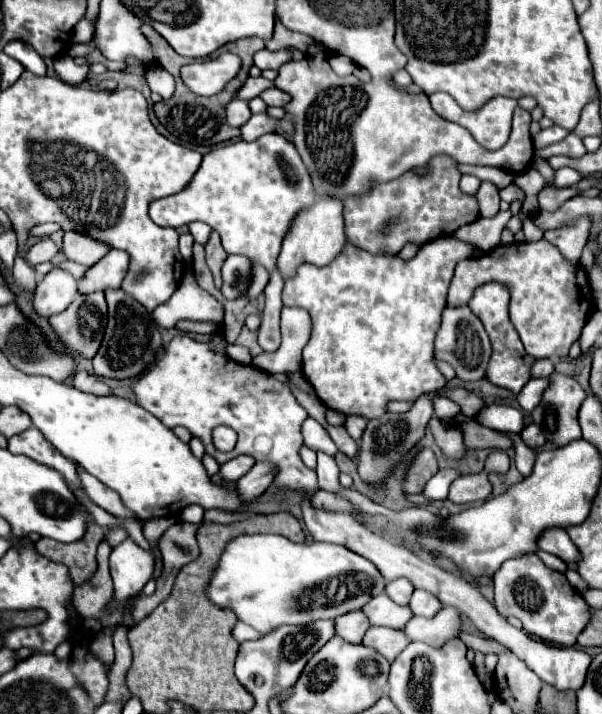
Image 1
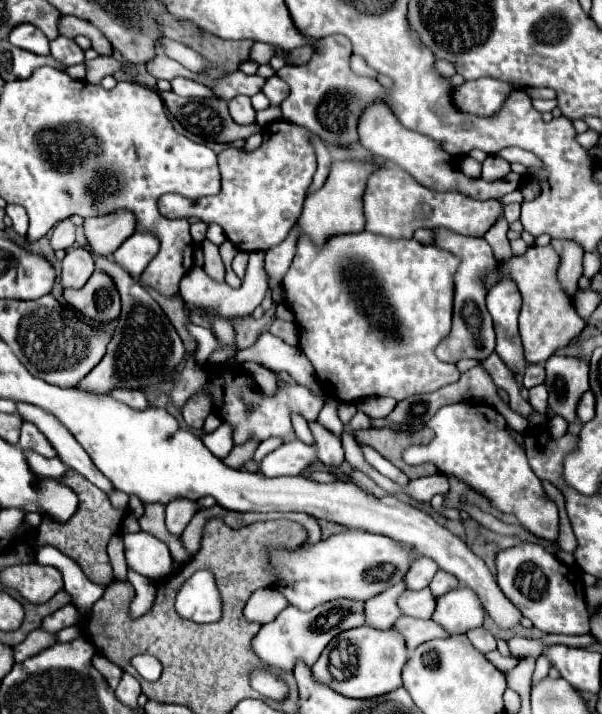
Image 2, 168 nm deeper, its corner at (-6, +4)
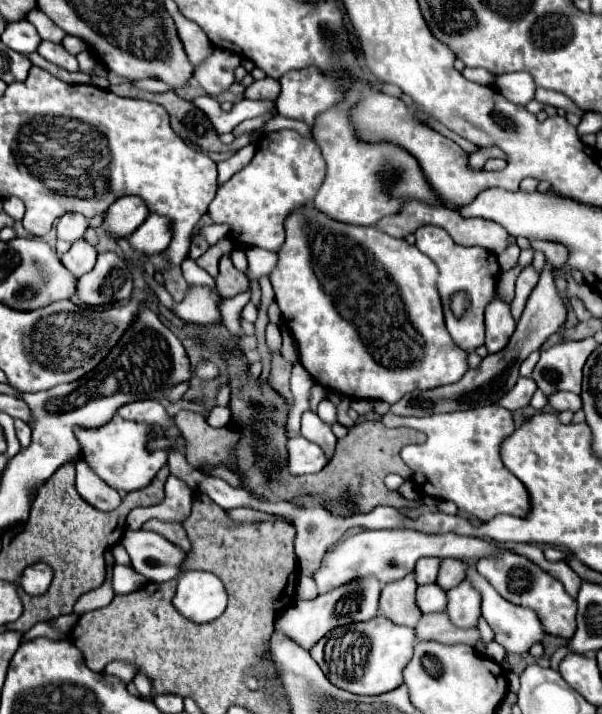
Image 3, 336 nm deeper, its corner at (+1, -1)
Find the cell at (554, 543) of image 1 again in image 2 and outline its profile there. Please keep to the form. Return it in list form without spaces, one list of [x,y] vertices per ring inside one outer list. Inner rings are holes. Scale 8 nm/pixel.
[[[459,402],[443,406],[427,426],[435,432],[435,438],[427,446],[409,446],[403,460],[411,466],[431,462],[443,474],[453,474],[467,482],[473,490],[483,494],[501,512],[515,514],[519,524],[537,538],[557,542],[559,538],[559,514],[553,500],[545,500],[545,490],[529,468],[523,448],[511,438],[505,418],[487,404]]]

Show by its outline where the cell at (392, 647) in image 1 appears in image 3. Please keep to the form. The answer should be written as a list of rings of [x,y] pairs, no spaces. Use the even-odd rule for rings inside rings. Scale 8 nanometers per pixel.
[[[428,613],[418,621],[416,633],[420,641],[434,639],[438,643],[466,643],[466,645],[476,645],[480,641],[480,631],[478,627],[470,629],[460,629],[452,625],[450,617],[442,613]]]

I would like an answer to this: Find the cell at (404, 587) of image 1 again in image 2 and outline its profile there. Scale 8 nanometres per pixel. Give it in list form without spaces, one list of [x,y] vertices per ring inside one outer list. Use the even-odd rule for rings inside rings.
[[[425,556],[417,558],[409,566],[409,570],[405,574],[405,586],[407,586],[407,590],[423,590],[423,588],[427,588],[429,580],[435,576],[437,570],[439,568],[437,568],[437,564],[433,560],[427,560]]]

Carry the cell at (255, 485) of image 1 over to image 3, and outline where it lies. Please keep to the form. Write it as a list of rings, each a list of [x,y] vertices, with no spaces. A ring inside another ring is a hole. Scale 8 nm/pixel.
[[[294,437],[288,443],[290,459],[288,459],[288,469],[294,475],[306,475],[306,473],[318,473],[326,463],[326,455],[322,447],[316,443],[304,439],[304,437]]]

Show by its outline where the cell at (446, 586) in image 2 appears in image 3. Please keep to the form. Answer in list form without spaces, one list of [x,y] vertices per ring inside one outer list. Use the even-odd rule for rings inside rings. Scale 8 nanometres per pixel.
[[[442,559],[442,567],[440,567],[436,583],[448,591],[448,589],[452,589],[464,581],[466,569],[468,569],[468,565],[460,559]]]

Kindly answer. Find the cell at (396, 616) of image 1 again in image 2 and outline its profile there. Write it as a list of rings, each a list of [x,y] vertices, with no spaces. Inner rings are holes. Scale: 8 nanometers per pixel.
[[[429,588],[421,590],[421,592],[405,590],[399,596],[397,606],[403,612],[403,616],[413,616],[413,618],[429,620],[431,614],[433,614],[433,608],[435,608],[435,600],[433,600],[433,594],[429,592]]]

